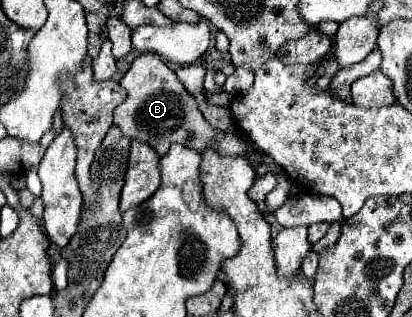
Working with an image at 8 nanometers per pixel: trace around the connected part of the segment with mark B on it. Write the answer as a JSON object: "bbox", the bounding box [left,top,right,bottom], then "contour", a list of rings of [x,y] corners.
{"bbox":[115,54,245,156],"contour":[[[139,54],[127,70],[125,80],[121,80],[121,86],[127,90],[127,98],[115,108],[115,126],[121,128],[123,136],[147,142],[159,156],[165,156],[169,146],[175,142],[201,152],[211,140],[215,140],[215,146],[221,154],[245,154],[245,148],[237,136],[215,130],[203,118],[195,98],[185,90],[173,68],[165,64],[159,54]]]}

